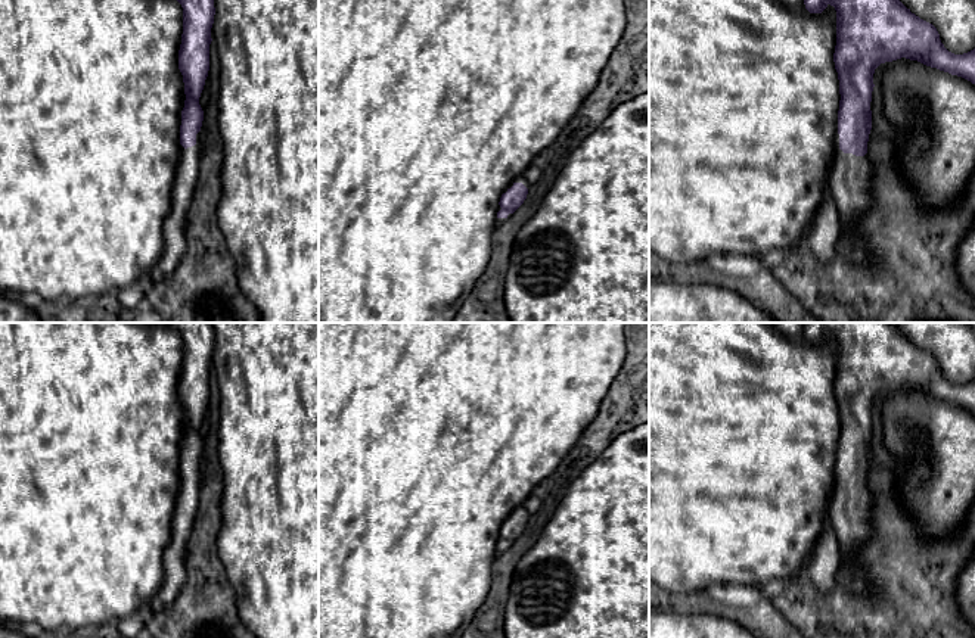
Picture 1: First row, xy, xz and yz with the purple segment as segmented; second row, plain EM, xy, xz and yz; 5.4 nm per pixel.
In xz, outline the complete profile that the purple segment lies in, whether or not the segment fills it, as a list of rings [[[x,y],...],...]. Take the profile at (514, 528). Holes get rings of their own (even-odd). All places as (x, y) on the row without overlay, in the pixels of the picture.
[[[519,505],[503,522],[497,536],[497,553],[506,553],[524,533],[528,525],[528,511]]]

